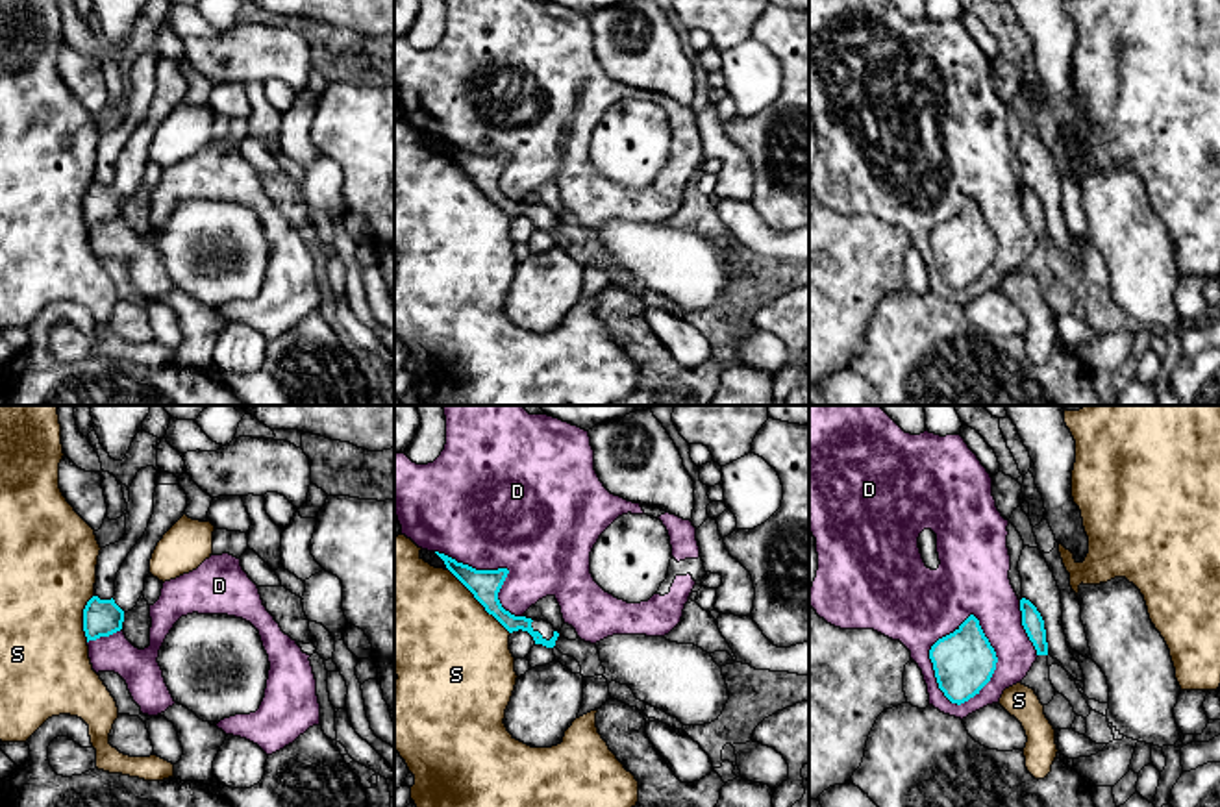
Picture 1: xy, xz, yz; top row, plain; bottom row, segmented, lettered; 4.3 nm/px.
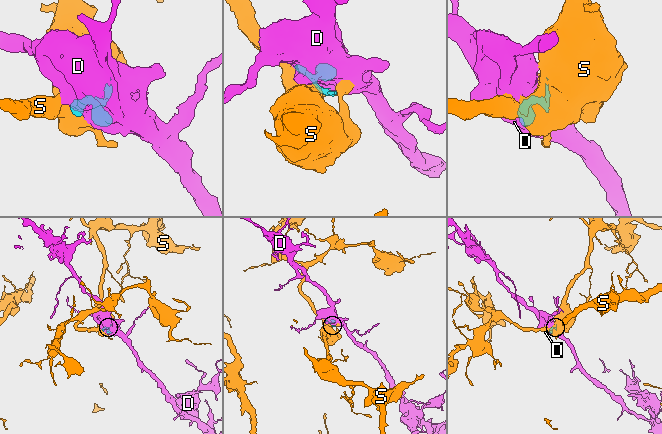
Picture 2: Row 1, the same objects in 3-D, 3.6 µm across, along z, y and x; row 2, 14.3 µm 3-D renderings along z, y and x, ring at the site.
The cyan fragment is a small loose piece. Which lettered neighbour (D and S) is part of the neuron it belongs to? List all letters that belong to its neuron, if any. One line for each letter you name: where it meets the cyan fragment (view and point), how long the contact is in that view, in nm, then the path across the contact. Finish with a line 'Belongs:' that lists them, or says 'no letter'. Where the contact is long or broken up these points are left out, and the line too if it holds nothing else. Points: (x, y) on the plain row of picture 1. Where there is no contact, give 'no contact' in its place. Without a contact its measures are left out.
Belongs: no letter

